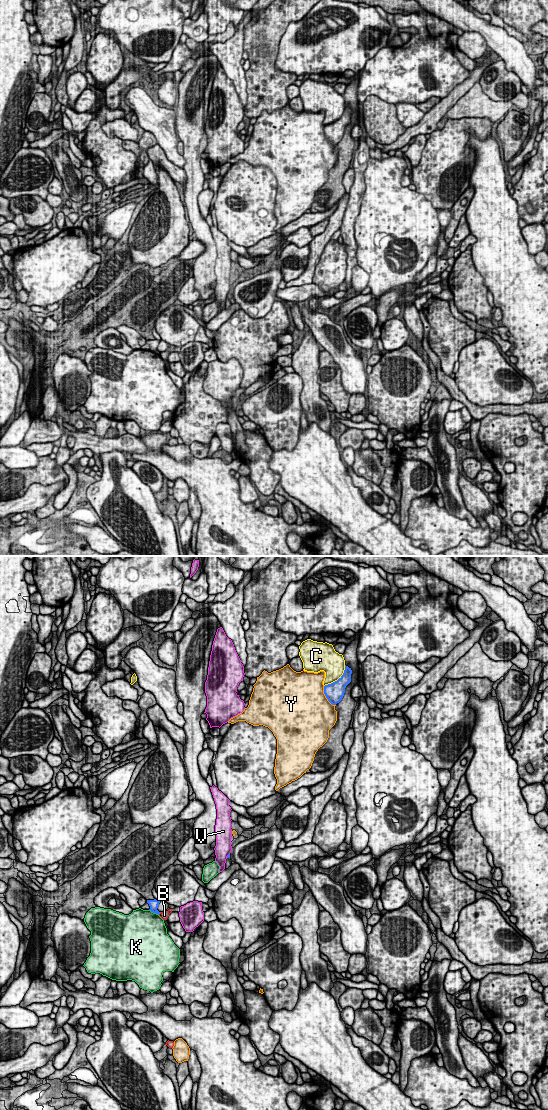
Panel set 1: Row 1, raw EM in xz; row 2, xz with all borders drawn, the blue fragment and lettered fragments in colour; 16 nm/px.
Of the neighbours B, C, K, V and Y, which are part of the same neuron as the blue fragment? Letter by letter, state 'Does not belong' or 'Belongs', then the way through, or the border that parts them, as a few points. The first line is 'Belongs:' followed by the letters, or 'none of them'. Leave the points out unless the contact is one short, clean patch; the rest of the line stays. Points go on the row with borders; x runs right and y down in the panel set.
Belongs: none of them
B: Does not belong. Boundary: xz (160, 912), (158, 914)
C: Does not belong
K: Does not belong
V: Does not belong. Boundary: xz (229, 853), (226, 857)
Y: Does not belong

